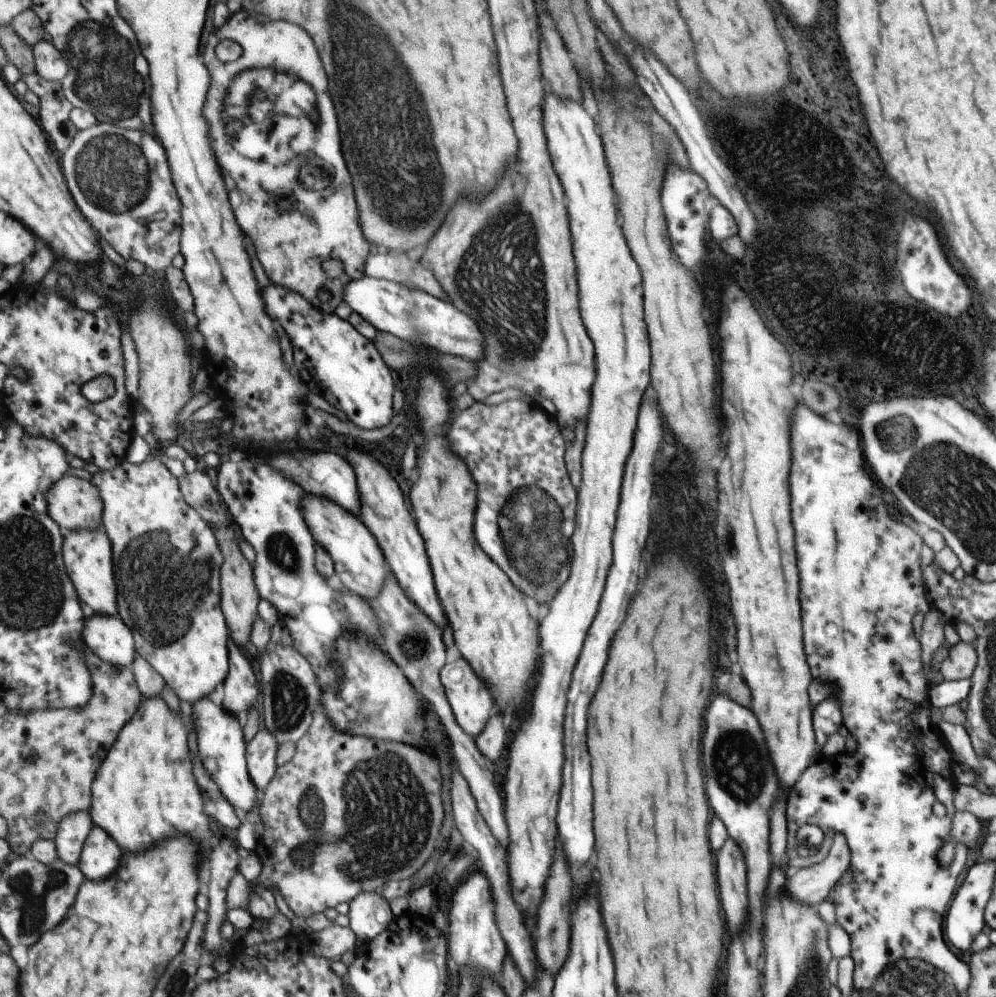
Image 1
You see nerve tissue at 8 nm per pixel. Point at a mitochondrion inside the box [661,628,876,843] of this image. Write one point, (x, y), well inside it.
(740, 772)

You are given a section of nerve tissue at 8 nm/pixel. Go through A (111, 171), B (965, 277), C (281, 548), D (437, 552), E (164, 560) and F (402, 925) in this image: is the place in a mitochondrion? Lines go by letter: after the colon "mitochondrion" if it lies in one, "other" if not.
A: mitochondrion
B: other
C: mitochondrion
D: other
E: mitochondrion
F: mitochondrion

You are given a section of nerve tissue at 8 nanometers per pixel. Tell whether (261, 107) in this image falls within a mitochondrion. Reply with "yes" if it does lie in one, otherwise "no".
yes

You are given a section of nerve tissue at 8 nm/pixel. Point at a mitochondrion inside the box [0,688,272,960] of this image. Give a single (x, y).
(39, 887)

